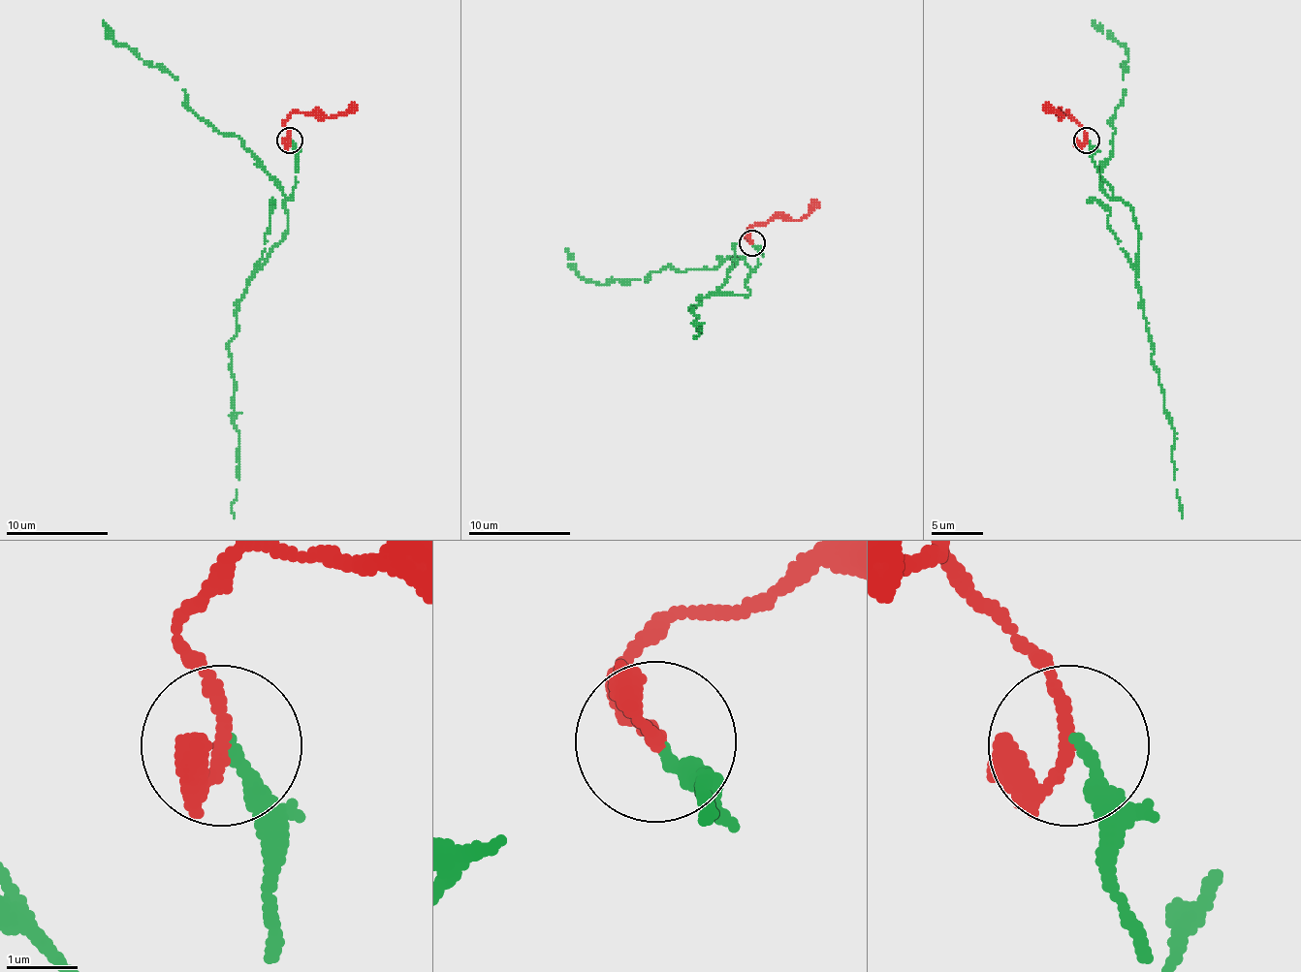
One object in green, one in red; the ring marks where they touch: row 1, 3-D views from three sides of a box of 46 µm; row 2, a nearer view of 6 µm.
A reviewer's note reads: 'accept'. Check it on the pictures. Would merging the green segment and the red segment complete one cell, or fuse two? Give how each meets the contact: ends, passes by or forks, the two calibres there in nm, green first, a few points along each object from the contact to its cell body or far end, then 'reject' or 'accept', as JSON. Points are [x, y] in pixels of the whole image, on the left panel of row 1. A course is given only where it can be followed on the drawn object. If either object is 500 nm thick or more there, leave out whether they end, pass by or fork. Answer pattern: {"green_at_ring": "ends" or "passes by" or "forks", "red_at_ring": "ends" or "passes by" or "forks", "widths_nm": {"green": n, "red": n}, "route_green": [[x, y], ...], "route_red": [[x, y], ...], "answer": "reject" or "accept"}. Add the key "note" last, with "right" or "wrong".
{"green_at_ring": "ends", "red_at_ring": "passes by", "widths_nm": {"green": 160, "red": 160}, "route_green": [[290, 141], [295, 172], [293, 195], [282, 204], [288, 228], [249, 282], [229, 343], [238, 433], [234, 517]], "route_red": [[290, 141], [285, 120], [293, 112], [336, 117], [354, 105]], "answer": "accept", "note": "right"}

